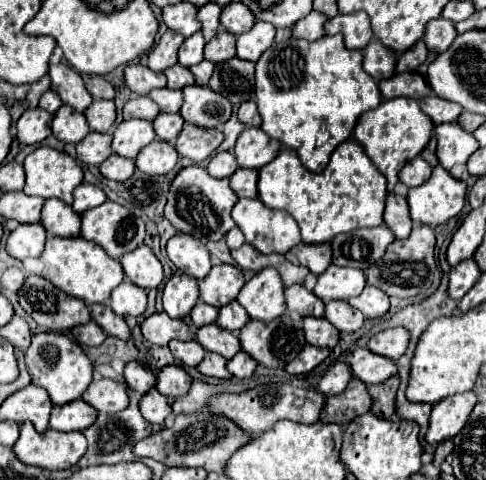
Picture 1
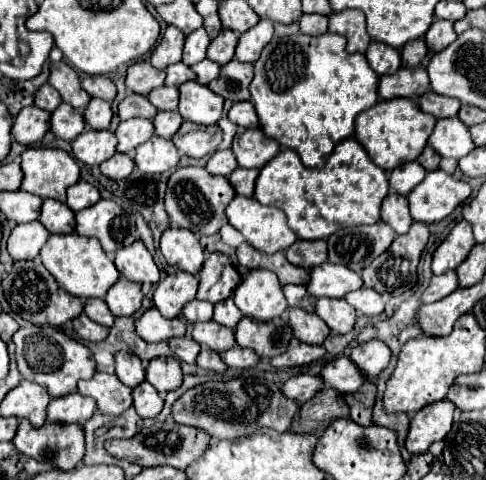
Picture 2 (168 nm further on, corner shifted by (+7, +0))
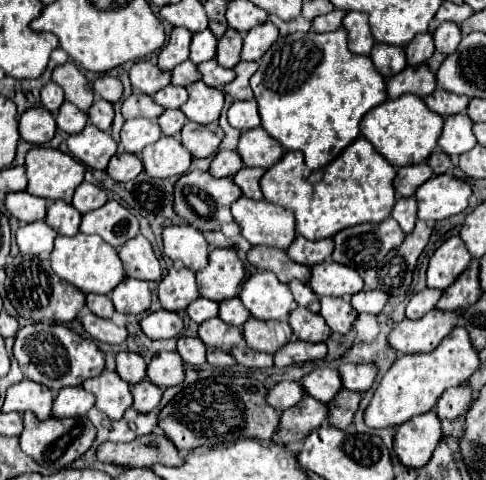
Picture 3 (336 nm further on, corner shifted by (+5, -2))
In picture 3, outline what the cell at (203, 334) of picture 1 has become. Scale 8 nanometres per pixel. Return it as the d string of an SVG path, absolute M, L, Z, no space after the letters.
M210 318L210 320L202 322L198 336L206 346L226 348L226 350L232 350L234 346L238 346L242 342L242 330L222 322L220 318Z

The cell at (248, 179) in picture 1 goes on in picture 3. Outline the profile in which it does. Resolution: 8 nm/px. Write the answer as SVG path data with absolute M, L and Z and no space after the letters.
M244 166L236 176L234 182L240 186L242 194L252 200L262 200L262 190L260 190L260 178L266 170L264 168L248 168Z

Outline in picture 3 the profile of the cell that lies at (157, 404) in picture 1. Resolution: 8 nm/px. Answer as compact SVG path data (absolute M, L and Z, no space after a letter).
M142 380L132 386L132 398L134 398L132 408L136 408L138 412L150 412L160 404L162 390L156 384L152 384L150 380Z

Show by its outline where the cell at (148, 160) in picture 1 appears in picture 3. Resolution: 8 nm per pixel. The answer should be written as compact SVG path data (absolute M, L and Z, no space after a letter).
M162 136L156 144L150 144L142 150L144 172L154 178L182 176L188 172L192 154L172 136Z

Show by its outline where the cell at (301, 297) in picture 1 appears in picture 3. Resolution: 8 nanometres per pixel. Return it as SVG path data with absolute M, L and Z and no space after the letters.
M292 280L288 286L290 286L290 290L294 294L294 302L298 306L304 306L312 312L320 312L320 298L312 292L312 288L308 284L302 284L300 280Z

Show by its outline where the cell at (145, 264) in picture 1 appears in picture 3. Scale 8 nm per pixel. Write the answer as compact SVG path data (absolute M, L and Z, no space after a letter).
M138 234L136 238L128 240L120 252L118 252L124 270L130 278L138 278L138 280L148 280L148 282L156 282L162 276L160 270L160 262L152 250L152 244Z

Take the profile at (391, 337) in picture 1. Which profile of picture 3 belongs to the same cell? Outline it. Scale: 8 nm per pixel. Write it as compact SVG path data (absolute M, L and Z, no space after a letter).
M342 364L338 366L342 388L352 392L366 392L374 378L376 378L376 366L374 364Z

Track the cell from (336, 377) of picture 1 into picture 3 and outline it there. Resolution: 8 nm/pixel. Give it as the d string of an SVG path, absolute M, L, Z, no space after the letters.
M278 382L274 388L268 390L266 394L266 402L276 408L278 412L298 404L302 400L304 392L302 392L302 386L298 382Z

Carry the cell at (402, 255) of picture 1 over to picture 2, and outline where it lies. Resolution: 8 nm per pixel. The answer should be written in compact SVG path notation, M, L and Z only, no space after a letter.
M414 222L404 236L396 236L392 246L384 254L380 254L380 258L376 258L370 266L366 266L362 270L364 286L376 290L382 296L400 296L400 294L412 290L418 282L416 266L418 266L420 254L422 254L426 242L428 242L428 236L430 236L428 226L424 222Z

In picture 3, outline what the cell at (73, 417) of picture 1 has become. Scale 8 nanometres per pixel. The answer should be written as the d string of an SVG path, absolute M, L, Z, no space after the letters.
M62 388L54 398L52 416L84 416L94 406L94 396L84 388Z

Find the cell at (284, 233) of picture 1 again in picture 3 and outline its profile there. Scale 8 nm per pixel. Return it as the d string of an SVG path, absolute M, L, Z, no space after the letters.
M242 196L232 204L232 216L252 246L264 244L286 250L296 238L294 212L272 202Z

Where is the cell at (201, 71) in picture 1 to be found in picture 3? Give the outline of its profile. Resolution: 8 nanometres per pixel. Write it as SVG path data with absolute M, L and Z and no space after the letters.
M208 60L208 62L198 64L198 70L202 72L202 82L204 82L204 84L214 86L214 88L220 88L220 90L222 90L228 82L234 80L234 72L222 68L216 60Z

